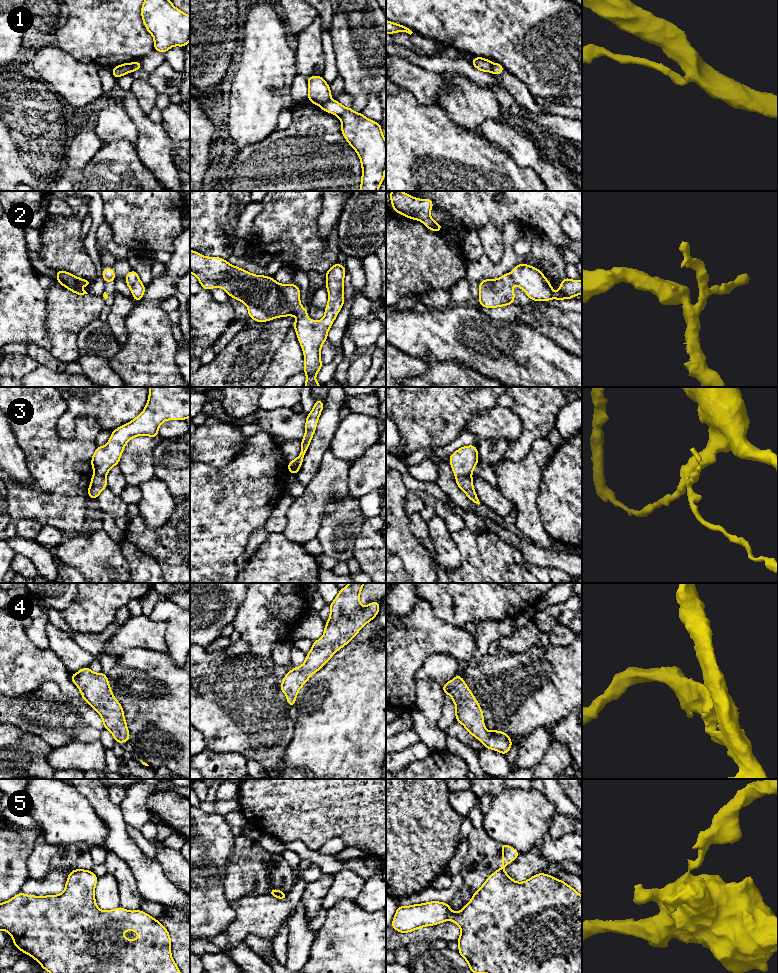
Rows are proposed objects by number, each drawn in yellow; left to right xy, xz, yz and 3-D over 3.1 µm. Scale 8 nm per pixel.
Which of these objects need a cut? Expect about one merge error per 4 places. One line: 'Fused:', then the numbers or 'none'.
Fused: 1, 3, 5

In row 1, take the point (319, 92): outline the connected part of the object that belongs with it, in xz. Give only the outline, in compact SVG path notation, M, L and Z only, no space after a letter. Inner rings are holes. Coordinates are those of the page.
M311 76L307 78L308 100L318 106L323 105L331 99L331 90L322 76Z

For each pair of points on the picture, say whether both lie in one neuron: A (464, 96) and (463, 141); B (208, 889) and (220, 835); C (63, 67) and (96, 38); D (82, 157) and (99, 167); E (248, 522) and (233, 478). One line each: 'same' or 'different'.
A: different
B: same
C: different
D: different
E: same

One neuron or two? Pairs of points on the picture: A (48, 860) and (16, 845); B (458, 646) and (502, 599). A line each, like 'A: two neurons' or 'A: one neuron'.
A: two neurons
B: two neurons

